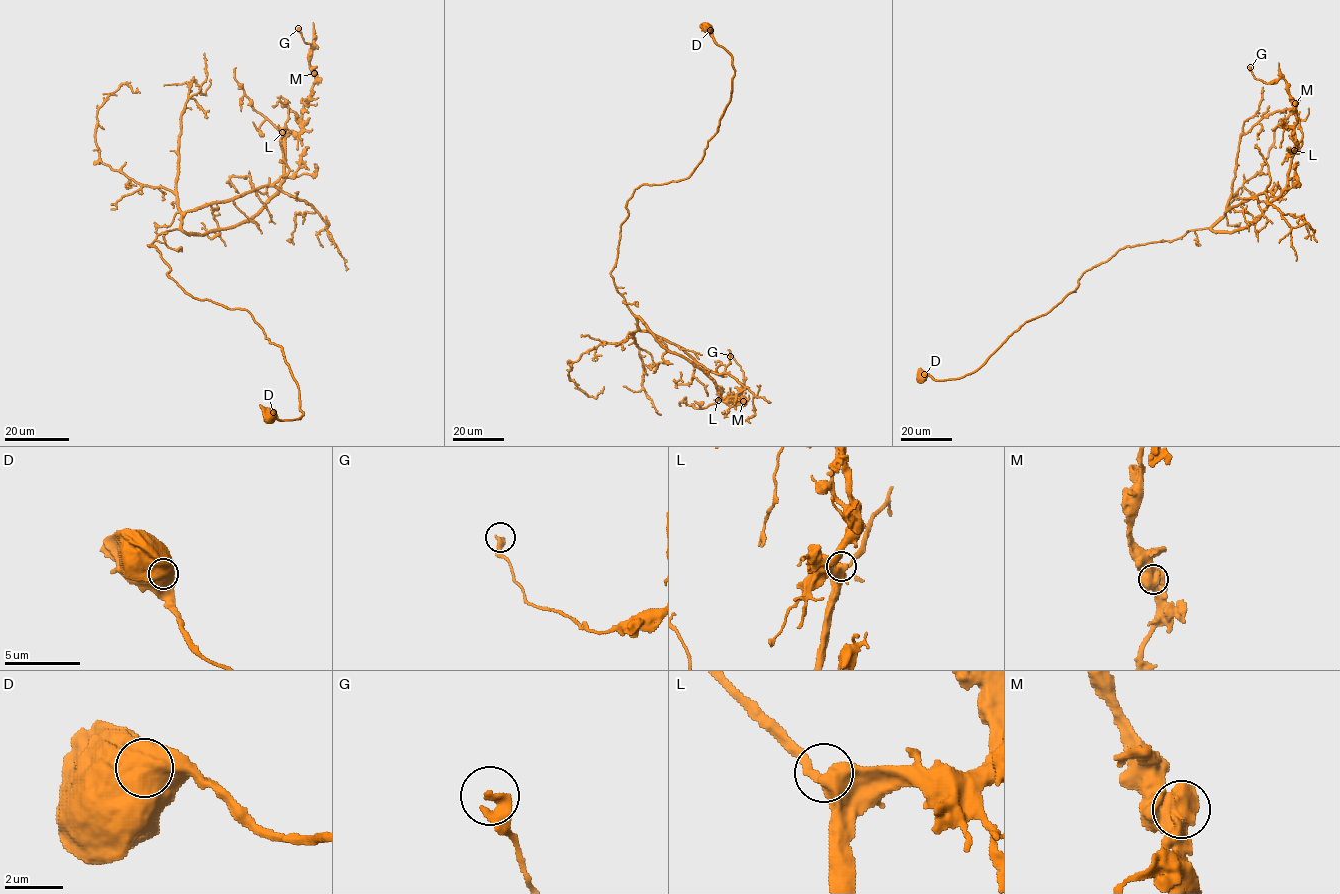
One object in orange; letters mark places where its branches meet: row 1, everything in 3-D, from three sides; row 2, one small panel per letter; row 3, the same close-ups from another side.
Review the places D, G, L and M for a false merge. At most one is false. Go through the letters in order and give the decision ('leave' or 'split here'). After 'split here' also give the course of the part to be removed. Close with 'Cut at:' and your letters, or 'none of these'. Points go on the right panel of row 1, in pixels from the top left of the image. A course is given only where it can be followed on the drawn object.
D: leave
G: leave
L: leave
M: leave
Cut at: none of these

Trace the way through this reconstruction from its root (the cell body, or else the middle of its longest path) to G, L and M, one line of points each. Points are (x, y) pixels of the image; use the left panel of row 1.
G: (268, 413), (303, 414), (283, 349), (148, 246), (247, 221), (280, 188), (315, 80), (298, 28)
L: (268, 413), (303, 414), (283, 349), (246, 310), (188, 295), (148, 246), (247, 221), (280, 188), (282, 132)
M: (268, 413), (303, 414), (283, 349), (246, 310), (188, 295), (148, 246), (247, 221), (278, 191), (314, 73)

